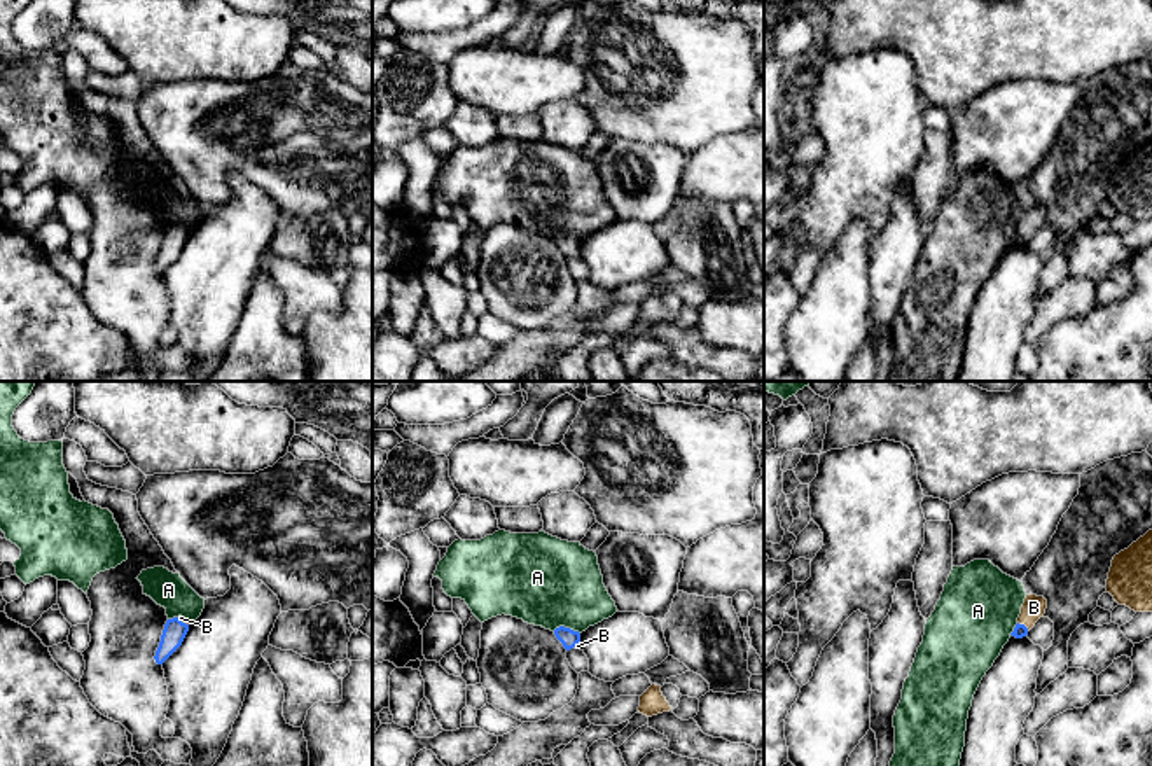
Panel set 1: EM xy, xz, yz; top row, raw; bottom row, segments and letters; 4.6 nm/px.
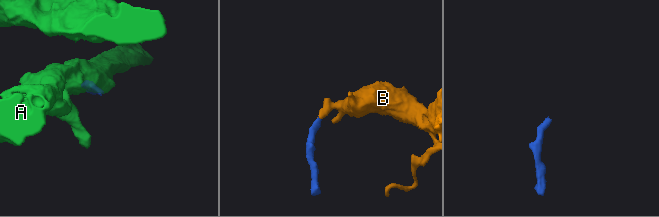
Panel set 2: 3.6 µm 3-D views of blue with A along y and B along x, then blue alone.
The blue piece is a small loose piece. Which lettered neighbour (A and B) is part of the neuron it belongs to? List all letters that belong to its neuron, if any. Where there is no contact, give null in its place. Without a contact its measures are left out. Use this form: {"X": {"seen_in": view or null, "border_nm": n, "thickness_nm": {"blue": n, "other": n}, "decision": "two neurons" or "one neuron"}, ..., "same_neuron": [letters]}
{"A": {"seen_in": "xz", "border_nm": 130, "thickness_nm": {"blue": 80, "other": 420}, "decision": "two neurons"}, "B": {"seen_in": "yz", "border_nm": 70, "thickness_nm": {"blue": 60, "other": 110}, "decision": "one neuron"}, "same_neuron": ["B"]}

